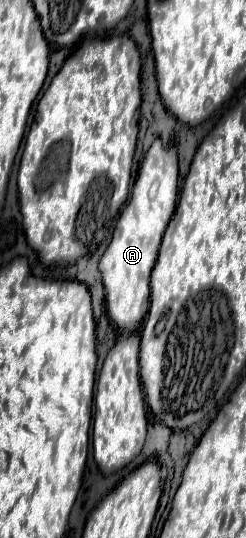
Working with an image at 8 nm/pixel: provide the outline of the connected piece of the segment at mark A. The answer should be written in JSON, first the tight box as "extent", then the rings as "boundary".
{"extent":[100,139,178,333],"boundary":[[[156,139],[138,169],[130,199],[122,209],[112,233],[112,241],[100,259],[102,283],[106,289],[106,311],[110,319],[126,333],[134,333],[136,329],[140,329],[142,319],[148,313],[150,271],[154,267],[166,225],[176,209],[176,199],[178,199],[176,147],[174,143],[164,145],[160,139]]]}

